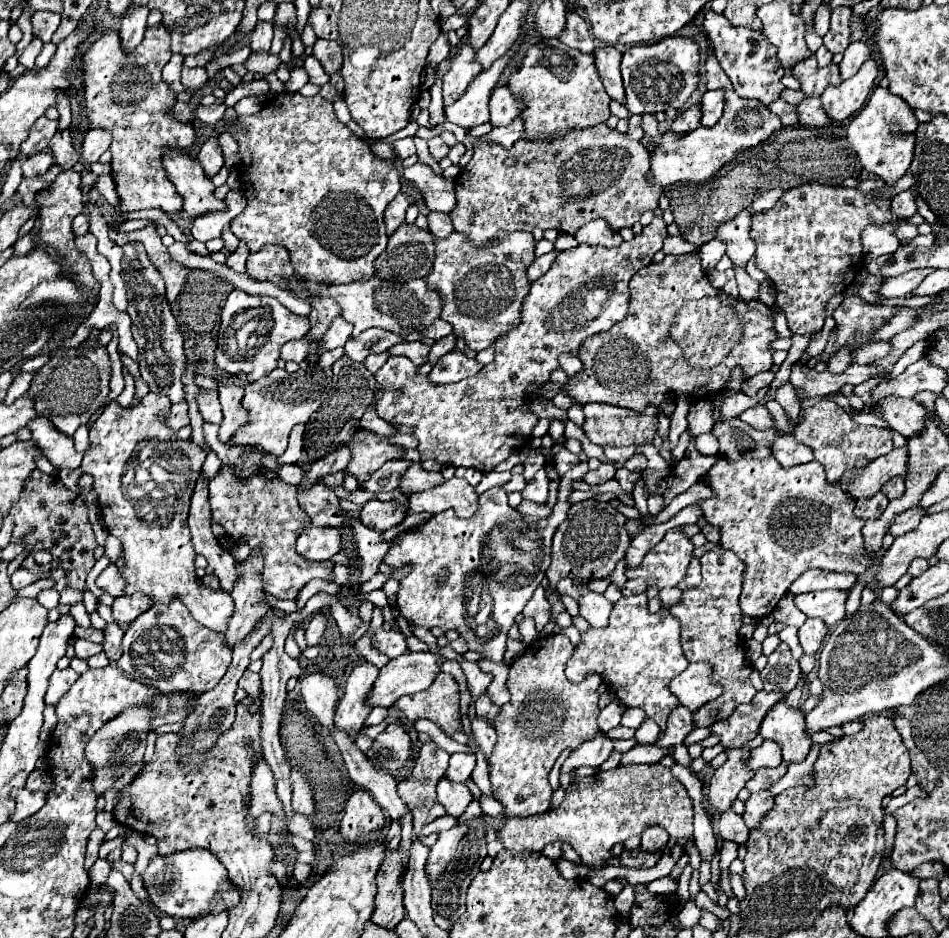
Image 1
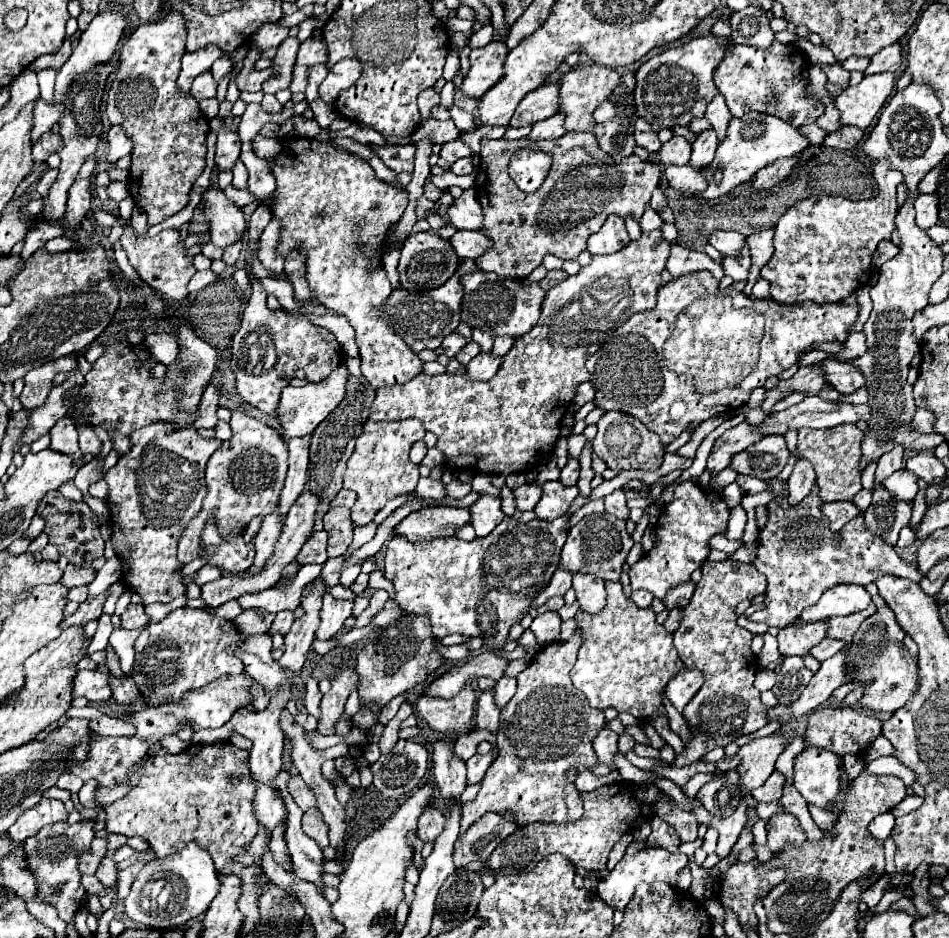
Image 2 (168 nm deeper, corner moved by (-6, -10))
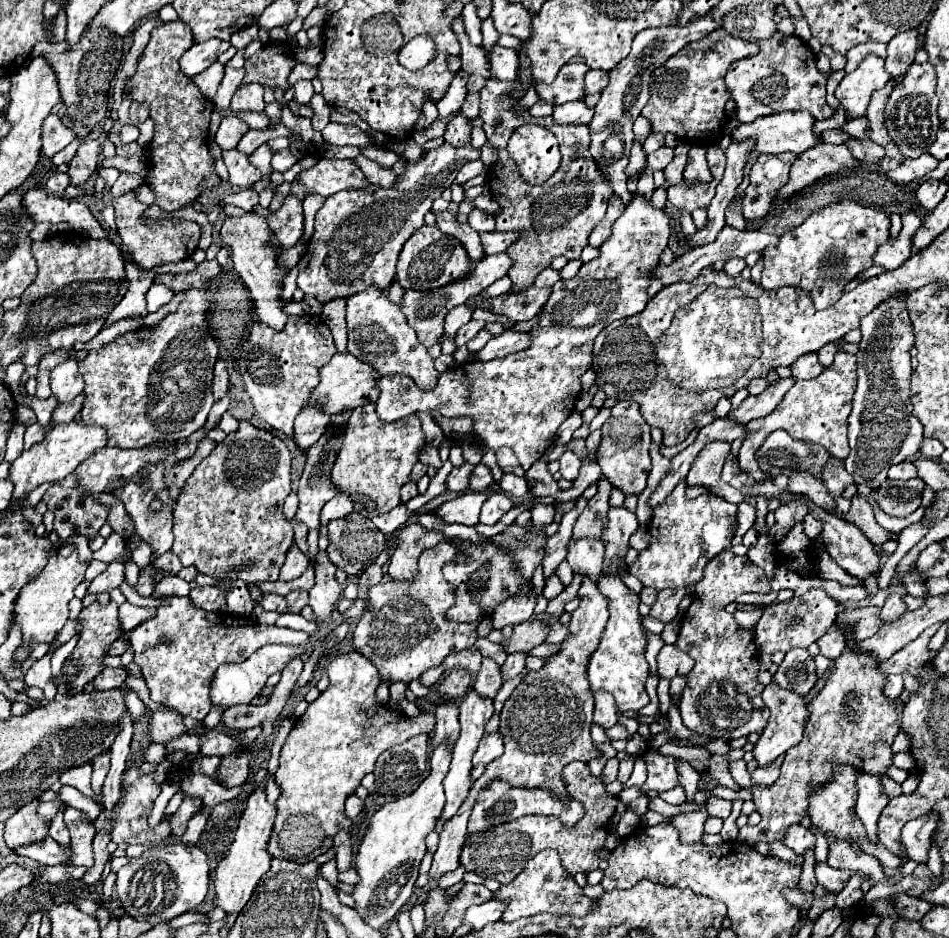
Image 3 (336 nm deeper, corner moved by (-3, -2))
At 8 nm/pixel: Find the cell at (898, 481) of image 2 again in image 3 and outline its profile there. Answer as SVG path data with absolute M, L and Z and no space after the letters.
M910 460L888 468L888 478L890 480L910 480L914 476L916 476L916 466Z

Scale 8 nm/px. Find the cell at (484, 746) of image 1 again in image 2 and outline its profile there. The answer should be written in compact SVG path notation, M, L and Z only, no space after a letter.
M493 688L481 692L479 700L477 700L477 712L475 712L475 726L479 730L491 730L497 732L499 728L499 708L493 700Z

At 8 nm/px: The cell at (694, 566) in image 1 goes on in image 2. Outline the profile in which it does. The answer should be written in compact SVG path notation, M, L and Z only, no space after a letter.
M685 582L685 584L679 584L677 588L673 588L671 592L667 592L667 596L663 598L663 604L667 610L673 610L673 608L685 608L693 596L693 590L695 590L695 584L693 582Z

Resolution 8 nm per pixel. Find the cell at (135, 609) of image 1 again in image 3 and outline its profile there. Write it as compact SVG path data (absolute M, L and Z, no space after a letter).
M124 602L120 608L118 608L118 618L120 618L120 624L124 630L132 630L136 628L138 624L142 624L144 620L150 620L156 610L154 608L142 608L142 606L134 606L130 602Z

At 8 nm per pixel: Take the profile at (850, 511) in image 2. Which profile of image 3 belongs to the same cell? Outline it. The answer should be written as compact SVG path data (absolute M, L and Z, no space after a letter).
M806 514L804 518L804 532L808 532L808 538L818 538L822 532L822 520L818 520L814 514Z

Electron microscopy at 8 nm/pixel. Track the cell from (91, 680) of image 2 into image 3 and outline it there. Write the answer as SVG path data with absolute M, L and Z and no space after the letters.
M104 668L92 680L94 690L112 690L112 688L116 690L116 688L120 688L124 684L124 680L126 680L126 670L124 672L120 672L120 670L124 670L124 668Z

